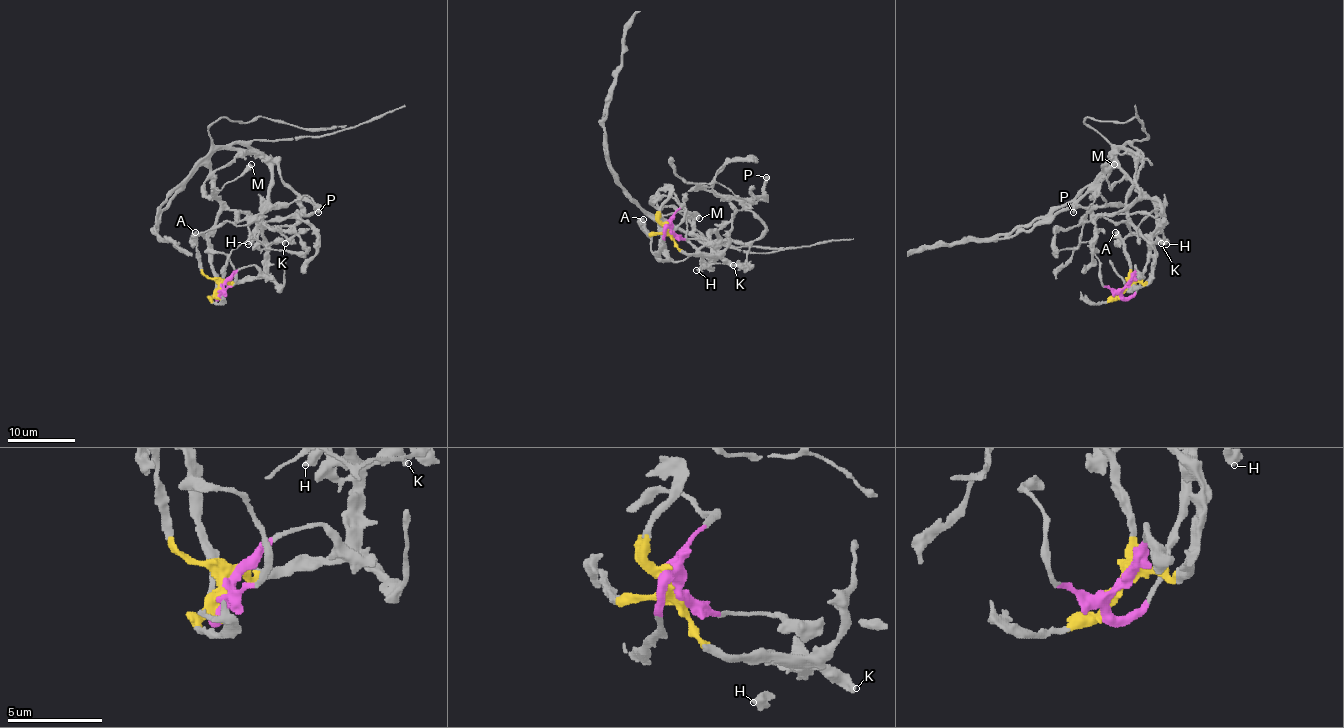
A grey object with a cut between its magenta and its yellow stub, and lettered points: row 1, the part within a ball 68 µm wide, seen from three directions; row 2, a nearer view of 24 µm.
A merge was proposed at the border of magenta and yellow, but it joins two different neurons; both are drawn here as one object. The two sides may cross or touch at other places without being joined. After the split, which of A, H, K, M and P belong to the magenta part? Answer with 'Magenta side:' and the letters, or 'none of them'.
Magenta side: M

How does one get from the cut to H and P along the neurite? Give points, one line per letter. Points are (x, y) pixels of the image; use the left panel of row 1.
H: (220, 287), (226, 282), (253, 280), (263, 270), (265, 246), (253, 233), (255, 238), (248, 245)
P: (220, 287), (253, 280), (263, 270), (267, 245), (262, 221), (270, 206), (287, 206), (307, 196), (319, 213)

